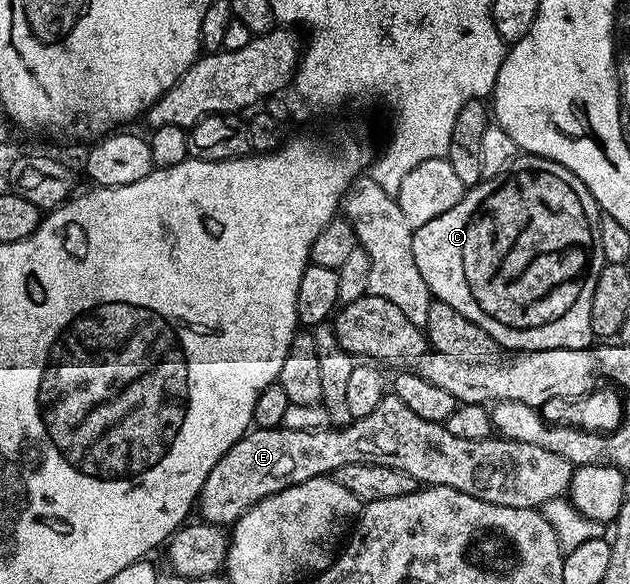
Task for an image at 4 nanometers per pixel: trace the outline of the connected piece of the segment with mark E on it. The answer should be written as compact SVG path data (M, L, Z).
M387 394L364 418L354 420L344 428L321 428L320 430L292 430L288 427L254 428L235 442L228 454L212 466L212 474L204 478L204 486L196 501L197 511L202 511L201 519L207 524L232 526L256 502L276 494L293 484L308 482L317 476L329 476L340 466L348 466L351 462L366 462L376 466L399 468L423 485L440 488L455 488L472 498L480 498L484 502L492 502L496 506L512 506L513 508L541 509L550 500L567 495L570 479L574 476L575 465L569 464L560 454L552 454L552 450L540 450L528 442L487 438L469 440L456 438L446 429L445 424L428 422L420 418L400 398Z

